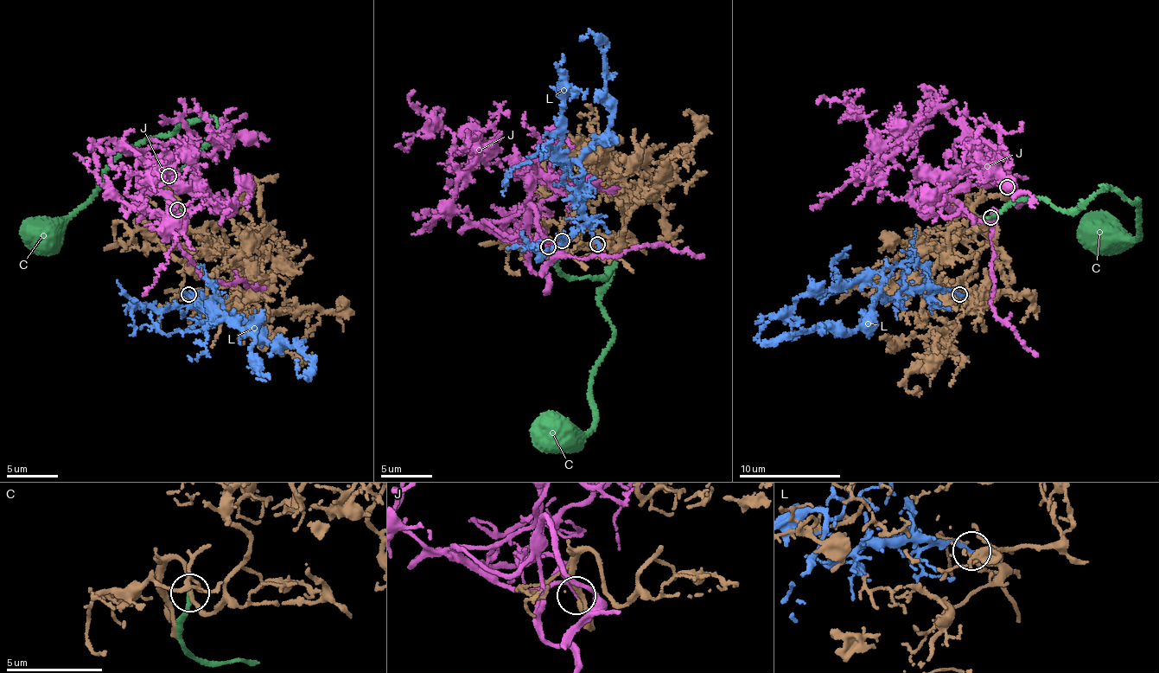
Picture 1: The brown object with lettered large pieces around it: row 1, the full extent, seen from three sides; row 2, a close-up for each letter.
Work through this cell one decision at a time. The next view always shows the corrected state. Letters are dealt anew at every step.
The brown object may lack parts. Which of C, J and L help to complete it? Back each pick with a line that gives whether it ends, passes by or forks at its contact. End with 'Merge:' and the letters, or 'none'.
J: it ends
Merge: J

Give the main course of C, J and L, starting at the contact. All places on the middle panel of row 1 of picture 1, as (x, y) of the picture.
C: (561, 241), (569, 278), (612, 264), (613, 333), (591, 427), (544, 425)
J: (549, 246), (537, 241), (526, 259), (530, 208), (540, 234), (563, 256), (613, 258), (659, 241), (703, 257)
L: (598, 244), (587, 219), (581, 157), (607, 131), (611, 105), (606, 92), (601, 41), (592, 34), (582, 40)

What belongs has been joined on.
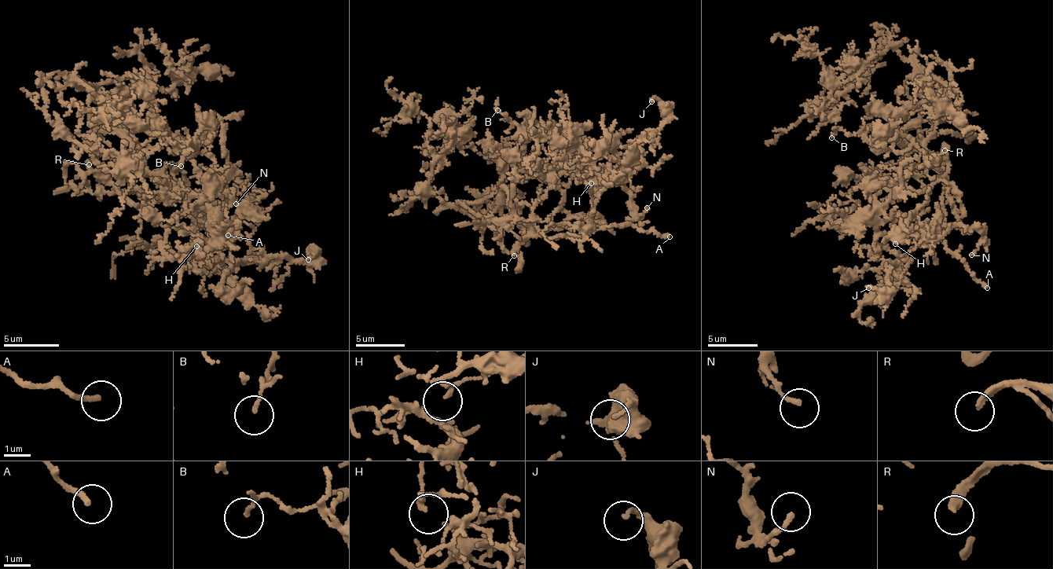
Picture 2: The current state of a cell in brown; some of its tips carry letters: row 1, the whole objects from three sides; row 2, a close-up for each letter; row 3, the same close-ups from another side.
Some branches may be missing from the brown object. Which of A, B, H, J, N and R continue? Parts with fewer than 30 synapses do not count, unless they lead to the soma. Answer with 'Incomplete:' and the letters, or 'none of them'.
Incomplete: A, R

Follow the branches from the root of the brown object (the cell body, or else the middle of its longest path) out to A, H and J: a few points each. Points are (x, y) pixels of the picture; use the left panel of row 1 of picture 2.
A: (140, 151), (126, 156), (120, 169), (153, 217), (171, 228), (203, 225), (213, 233), (228, 235)
H: (140, 151), (131, 157), (144, 173), (188, 201), (184, 210), (194, 220), (196, 246)
J: (140, 151), (132, 160), (206, 203), (215, 228), (206, 251), (219, 261), (316, 253), (308, 259)

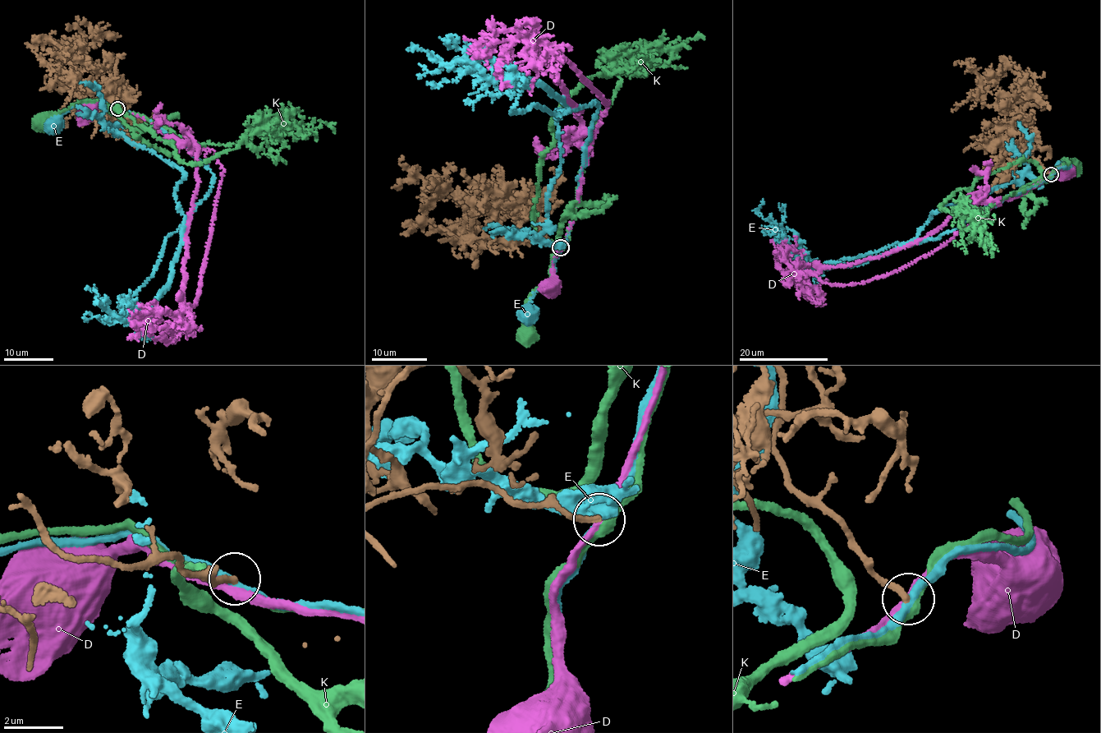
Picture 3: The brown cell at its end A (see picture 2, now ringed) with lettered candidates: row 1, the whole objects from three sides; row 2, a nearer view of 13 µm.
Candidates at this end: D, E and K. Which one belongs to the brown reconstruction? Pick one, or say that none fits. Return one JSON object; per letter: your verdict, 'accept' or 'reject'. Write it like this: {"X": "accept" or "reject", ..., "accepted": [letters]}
{"D": "reject", "E": "reject", "K": "reject", "accepted": []}

